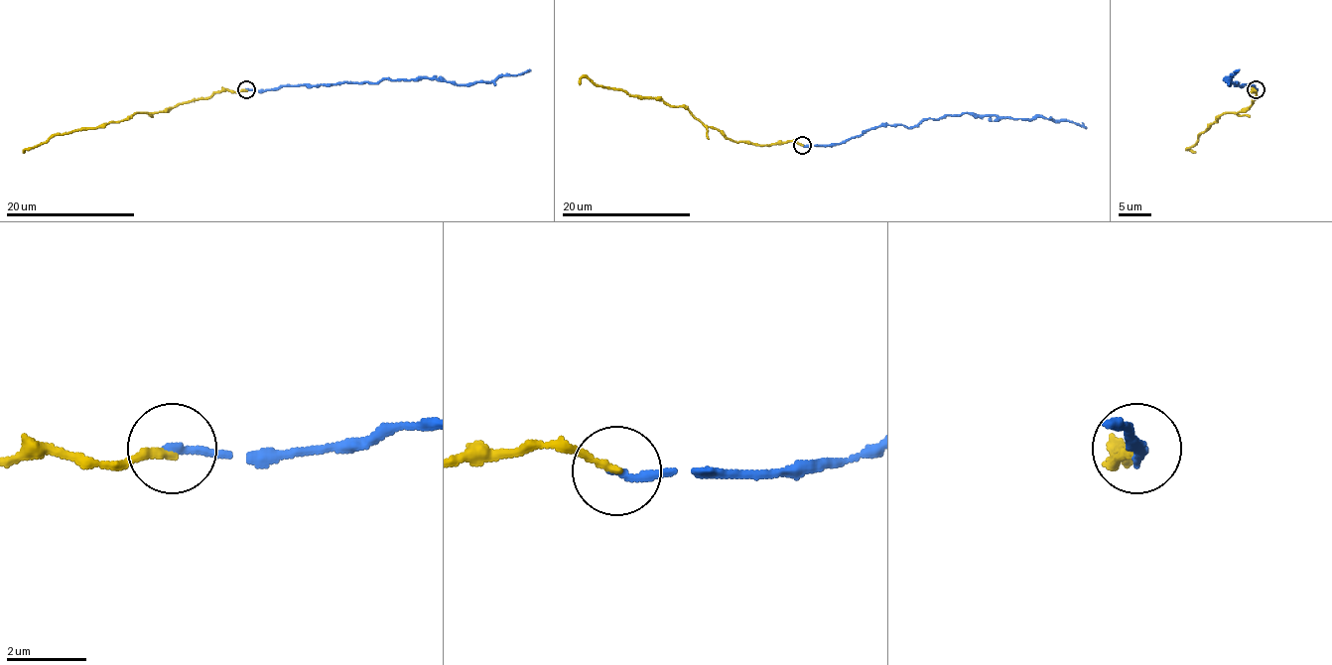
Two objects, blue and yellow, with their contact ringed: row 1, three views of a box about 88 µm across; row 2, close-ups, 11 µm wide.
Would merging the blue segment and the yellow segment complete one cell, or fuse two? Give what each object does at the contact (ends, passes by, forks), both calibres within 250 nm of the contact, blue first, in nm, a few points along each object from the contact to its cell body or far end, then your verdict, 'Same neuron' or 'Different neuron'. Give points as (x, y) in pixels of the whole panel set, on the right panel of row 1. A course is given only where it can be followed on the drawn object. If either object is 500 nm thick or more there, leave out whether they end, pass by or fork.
At the ring blue ends. At the ring yellow ends. Thickness 200 nm (blue) against 180 nm. Course of blue: (1256, 89), (1223, 79), (1226, 77), (1230, 84), (1231, 76), (1239, 69). Course of yellow: (1256, 89), (1252, 103), (1238, 113), (1223, 113), (1199, 134), (1187, 149), (1195, 152). Same neuron

